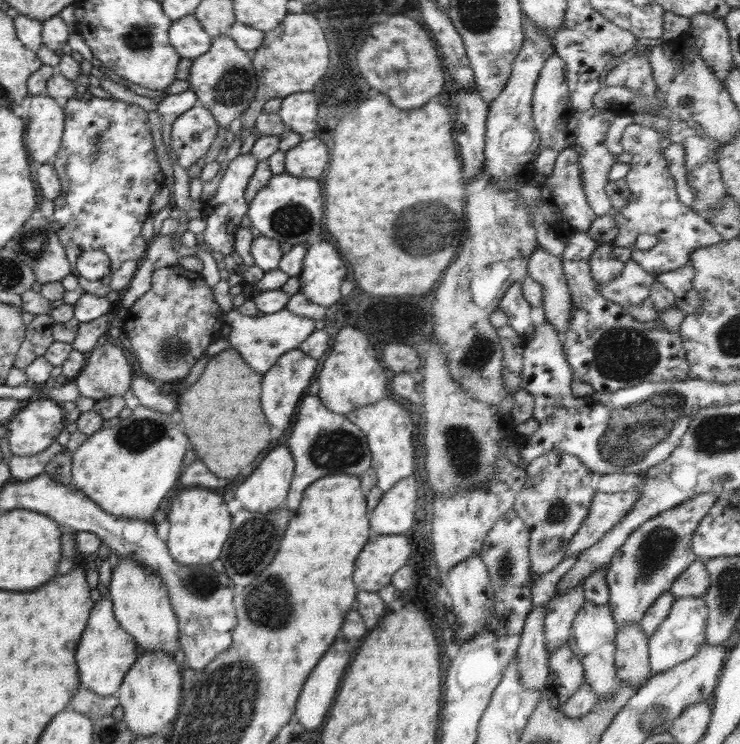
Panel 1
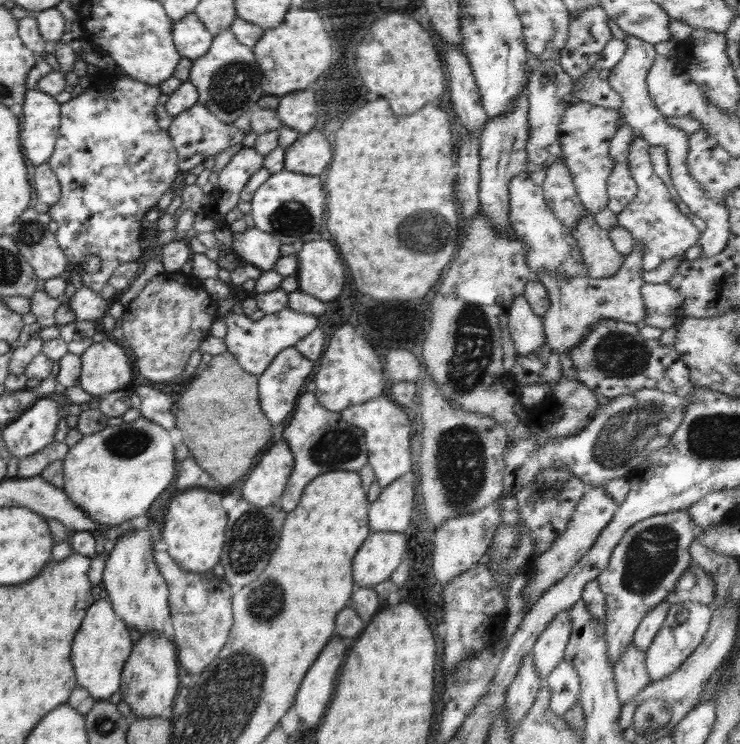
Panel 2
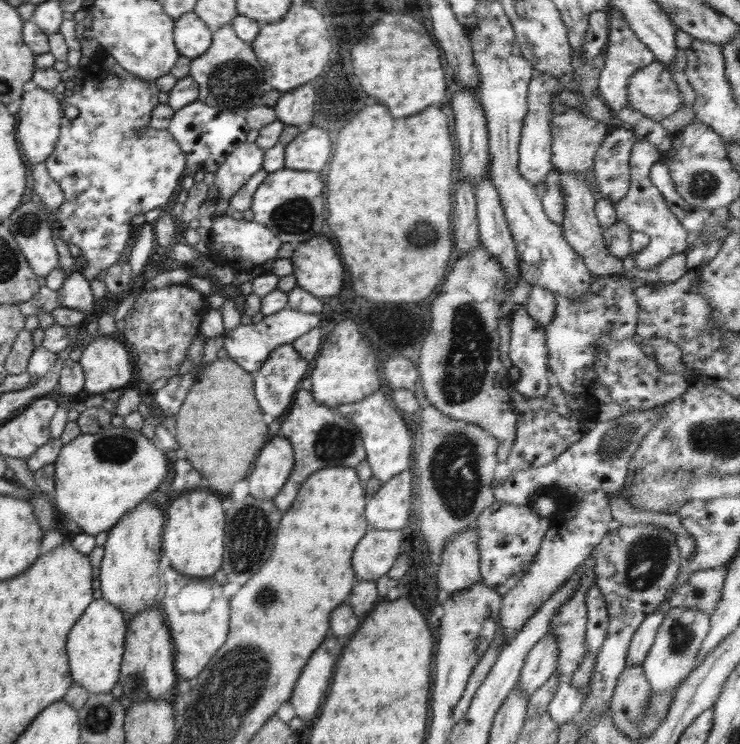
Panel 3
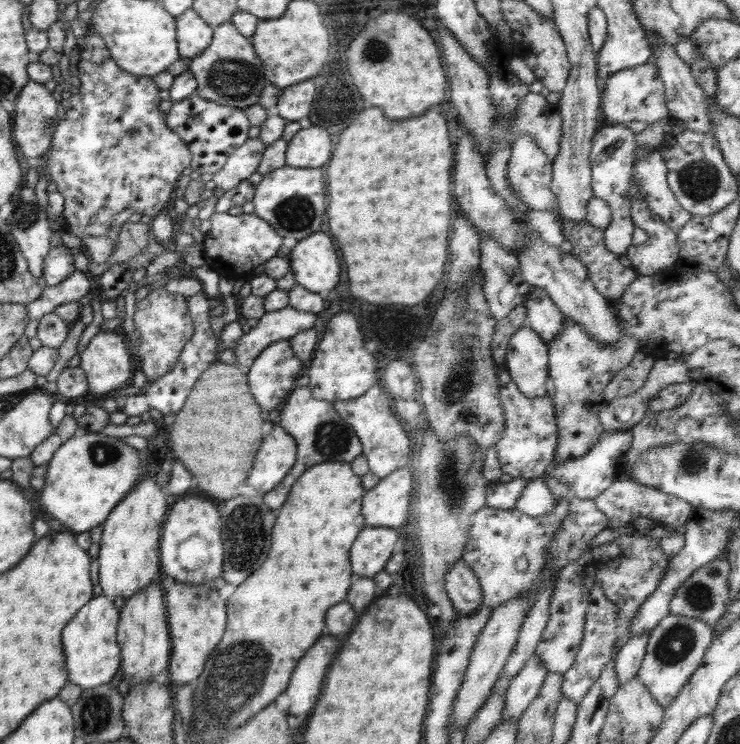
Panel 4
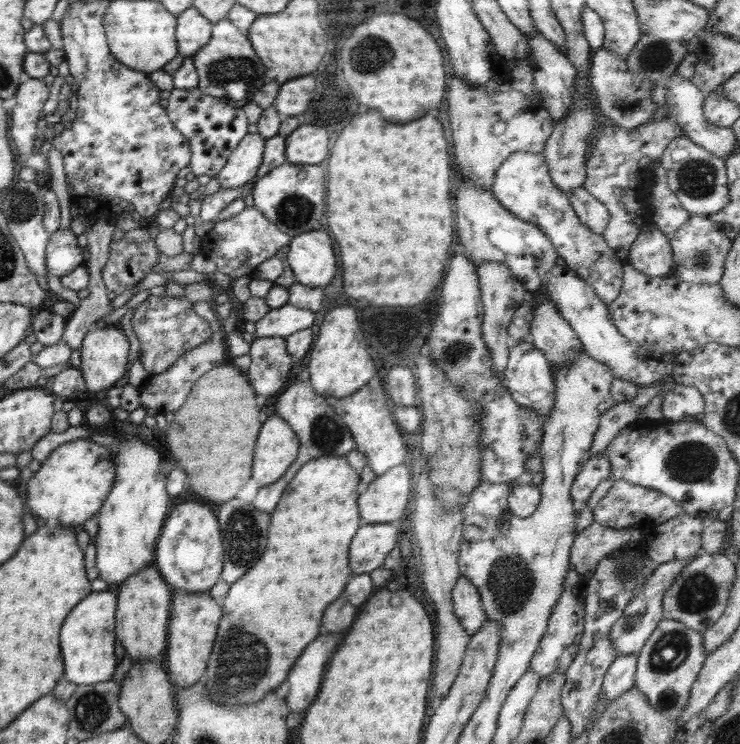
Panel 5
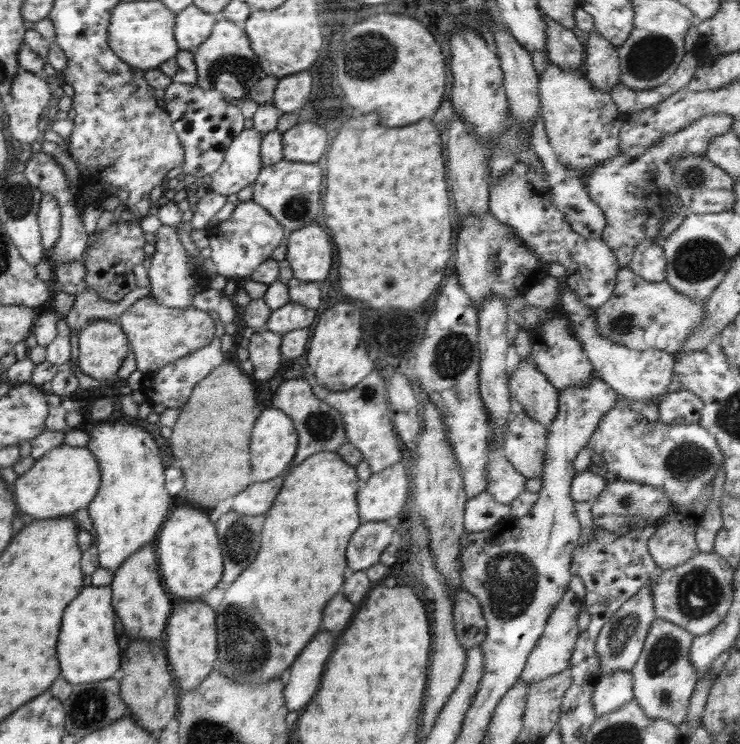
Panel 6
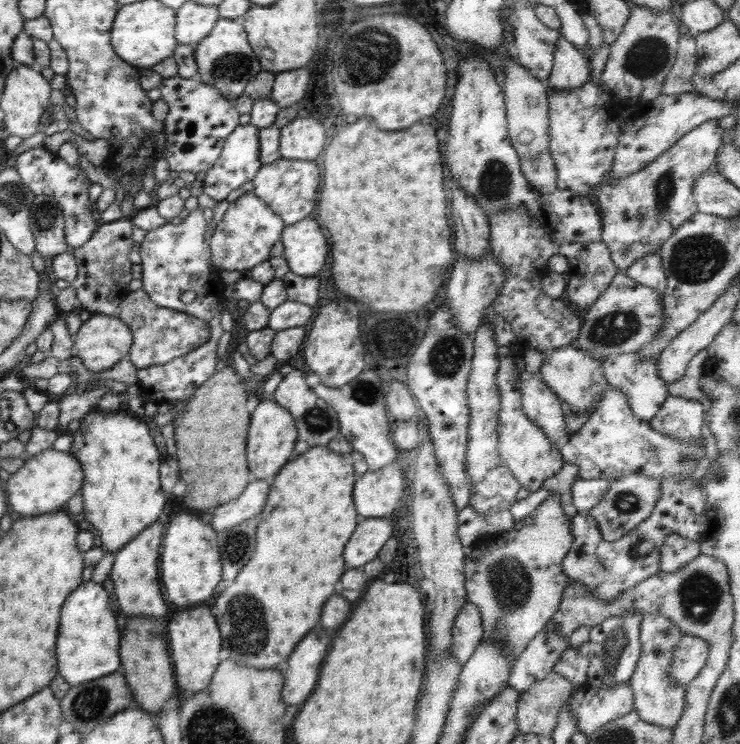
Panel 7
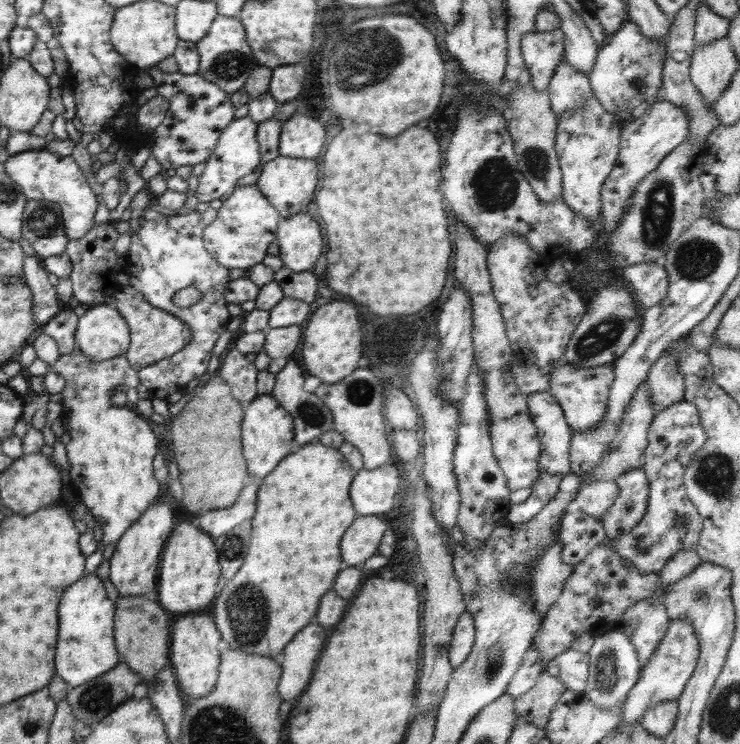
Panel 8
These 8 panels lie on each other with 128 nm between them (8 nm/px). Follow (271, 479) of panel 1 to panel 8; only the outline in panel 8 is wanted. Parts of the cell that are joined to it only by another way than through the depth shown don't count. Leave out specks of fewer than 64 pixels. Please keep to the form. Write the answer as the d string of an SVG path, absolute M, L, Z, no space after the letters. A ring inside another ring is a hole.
M256 395L244 406L242 422L242 452L248 464L248 472L259 480L273 472L280 460L291 454L291 443L294 441L292 415L271 395Z

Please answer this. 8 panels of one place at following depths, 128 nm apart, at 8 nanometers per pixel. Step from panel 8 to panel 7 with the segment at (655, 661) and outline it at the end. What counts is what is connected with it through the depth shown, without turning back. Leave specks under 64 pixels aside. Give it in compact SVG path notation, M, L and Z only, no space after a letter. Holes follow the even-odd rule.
M685 634L674 650L667 674L677 684L686 686L706 664L709 644L697 636Z

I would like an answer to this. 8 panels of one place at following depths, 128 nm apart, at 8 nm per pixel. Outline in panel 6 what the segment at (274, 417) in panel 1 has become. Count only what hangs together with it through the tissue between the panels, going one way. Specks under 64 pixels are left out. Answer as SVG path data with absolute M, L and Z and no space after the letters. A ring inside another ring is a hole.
M266 328L255 330L249 338L249 359L252 362L252 375L256 381L267 382L274 376L285 360L281 356L281 335Z

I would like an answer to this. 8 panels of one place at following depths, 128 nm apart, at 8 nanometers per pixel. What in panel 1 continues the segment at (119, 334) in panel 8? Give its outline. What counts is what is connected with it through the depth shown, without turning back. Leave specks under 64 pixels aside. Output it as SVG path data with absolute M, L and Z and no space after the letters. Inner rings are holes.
M106 342L88 354L84 368L72 380L81 396L95 401L123 396L131 388L132 368L120 347Z

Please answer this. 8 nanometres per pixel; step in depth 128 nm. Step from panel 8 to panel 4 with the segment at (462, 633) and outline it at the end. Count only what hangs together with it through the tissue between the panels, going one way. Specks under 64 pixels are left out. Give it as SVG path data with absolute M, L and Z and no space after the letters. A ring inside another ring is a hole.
M457 560L448 569L444 577L444 588L459 614L473 614L483 604L480 582L463 560Z

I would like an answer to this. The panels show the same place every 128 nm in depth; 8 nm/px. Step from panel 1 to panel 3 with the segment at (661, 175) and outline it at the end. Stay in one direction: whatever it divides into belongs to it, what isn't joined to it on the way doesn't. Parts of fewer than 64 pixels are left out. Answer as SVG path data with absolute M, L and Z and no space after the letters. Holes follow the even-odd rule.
M636 141L631 148L629 158L630 186L626 196L613 203L617 220L625 222L634 232L641 232L649 236L646 249L634 254L635 266L640 270L652 270L669 256L684 253L688 248L689 232L668 208L662 193L652 184L649 174L654 163L661 162L661 153L650 143Z

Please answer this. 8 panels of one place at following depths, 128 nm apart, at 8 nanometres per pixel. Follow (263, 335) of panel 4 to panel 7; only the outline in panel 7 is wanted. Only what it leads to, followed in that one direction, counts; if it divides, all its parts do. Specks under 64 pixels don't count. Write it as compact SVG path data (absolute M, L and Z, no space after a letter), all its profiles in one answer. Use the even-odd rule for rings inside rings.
M286 299L271 310L267 326L275 331L304 326L312 318L312 310L314 308L308 304Z

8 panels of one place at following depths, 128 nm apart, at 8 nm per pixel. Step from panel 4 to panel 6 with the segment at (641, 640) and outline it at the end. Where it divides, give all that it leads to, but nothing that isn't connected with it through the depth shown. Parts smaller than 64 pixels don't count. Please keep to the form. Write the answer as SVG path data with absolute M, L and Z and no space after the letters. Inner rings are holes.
M615 670L601 676L592 698L596 719L618 710L633 699L633 676L630 670Z

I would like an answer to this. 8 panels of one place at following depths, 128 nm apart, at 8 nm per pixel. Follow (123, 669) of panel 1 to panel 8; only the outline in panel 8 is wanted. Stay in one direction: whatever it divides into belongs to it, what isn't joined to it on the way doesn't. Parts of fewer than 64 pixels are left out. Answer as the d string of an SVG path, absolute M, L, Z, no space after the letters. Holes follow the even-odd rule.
M95 573L85 574L81 580L64 590L58 606L60 632L54 662L56 674L64 679L69 688L102 676L121 662L121 656L115 645L114 615L114 604L106 595L103 580Z

